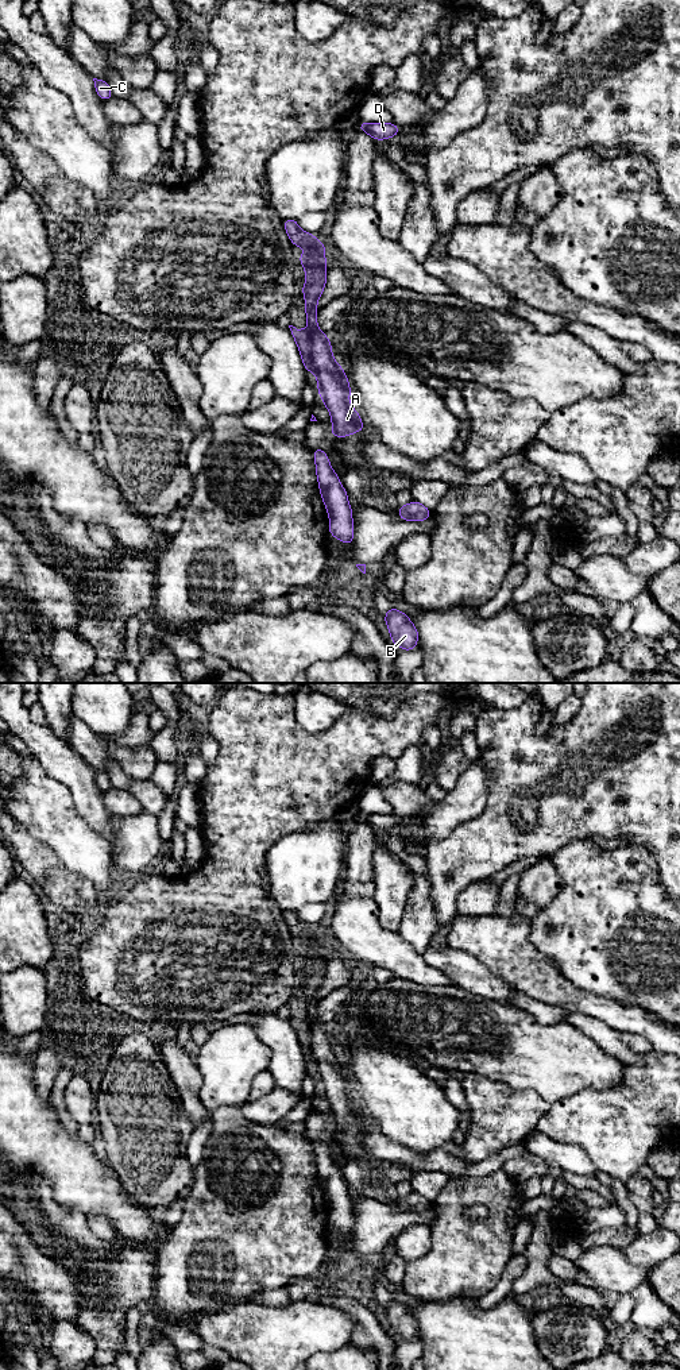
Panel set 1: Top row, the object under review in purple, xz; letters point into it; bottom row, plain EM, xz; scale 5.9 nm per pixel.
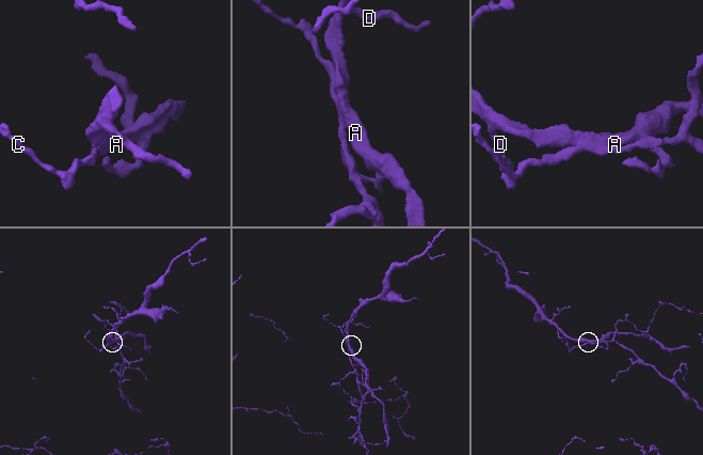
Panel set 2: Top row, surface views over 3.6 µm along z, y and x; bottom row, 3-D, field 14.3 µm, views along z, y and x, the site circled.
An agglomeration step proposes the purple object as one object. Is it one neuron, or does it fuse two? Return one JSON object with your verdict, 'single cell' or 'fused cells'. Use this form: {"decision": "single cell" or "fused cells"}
{"decision": "fused cells"}

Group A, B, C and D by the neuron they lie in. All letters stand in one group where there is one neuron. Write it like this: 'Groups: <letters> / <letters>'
Groups: A D / B C

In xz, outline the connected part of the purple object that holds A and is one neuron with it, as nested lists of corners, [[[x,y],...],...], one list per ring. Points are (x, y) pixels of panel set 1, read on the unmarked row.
[[[297,910],[283,911],[283,918],[293,937],[306,937],[297,950],[305,958],[306,975],[300,980],[305,985],[308,1022],[312,1030],[312,1051],[317,1068],[317,1081],[332,1108],[333,1128],[347,1128],[363,1123],[364,1116],[348,1088],[352,1084],[345,1062],[332,1047],[332,1034],[317,1019],[316,995],[327,975],[325,937],[316,927],[298,919]]]

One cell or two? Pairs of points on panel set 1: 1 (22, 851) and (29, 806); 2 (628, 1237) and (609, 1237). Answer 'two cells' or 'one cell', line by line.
1: two cells
2: one cell

